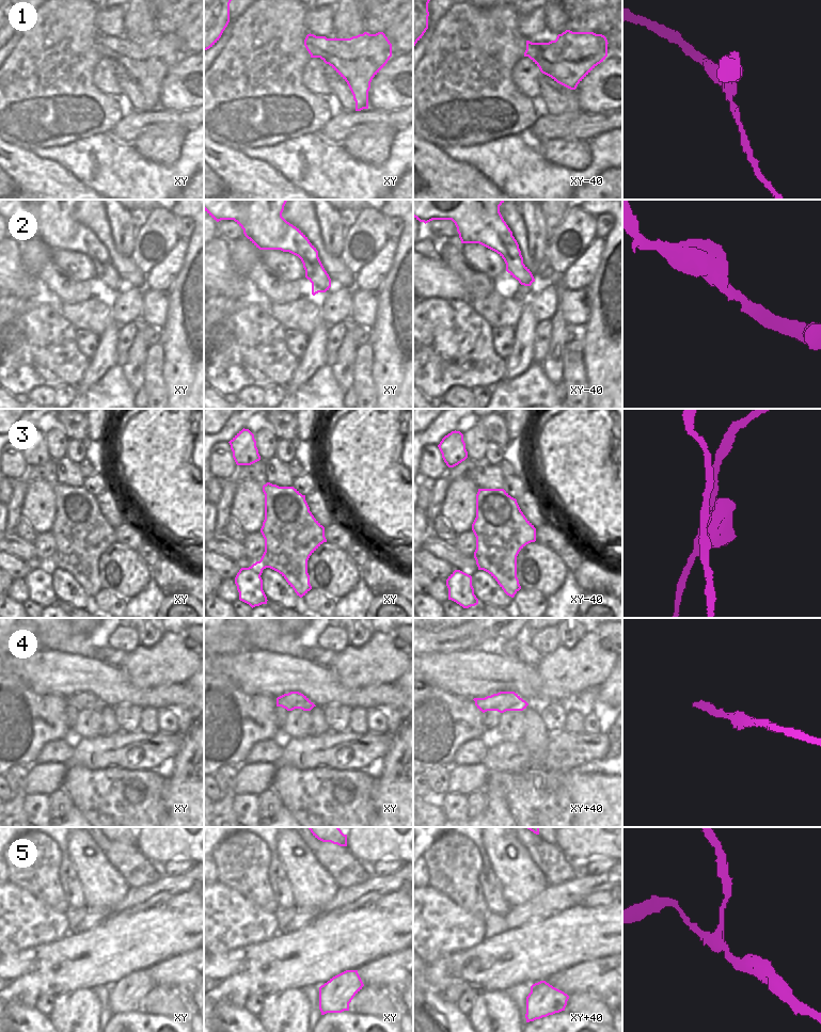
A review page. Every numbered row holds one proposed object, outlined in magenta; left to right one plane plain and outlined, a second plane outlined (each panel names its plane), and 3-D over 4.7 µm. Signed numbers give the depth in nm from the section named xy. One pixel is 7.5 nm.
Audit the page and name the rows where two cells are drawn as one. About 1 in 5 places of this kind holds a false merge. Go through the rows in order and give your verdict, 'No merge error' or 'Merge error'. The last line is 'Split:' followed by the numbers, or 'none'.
1: No merge error
2: No merge error
3: Merge error
4: No merge error
5: No merge error
Split: 3.

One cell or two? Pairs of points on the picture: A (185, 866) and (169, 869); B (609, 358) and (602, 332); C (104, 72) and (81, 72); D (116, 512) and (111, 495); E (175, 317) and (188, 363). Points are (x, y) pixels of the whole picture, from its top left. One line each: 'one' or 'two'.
A: one
B: one
C: two
D: one
E: one

